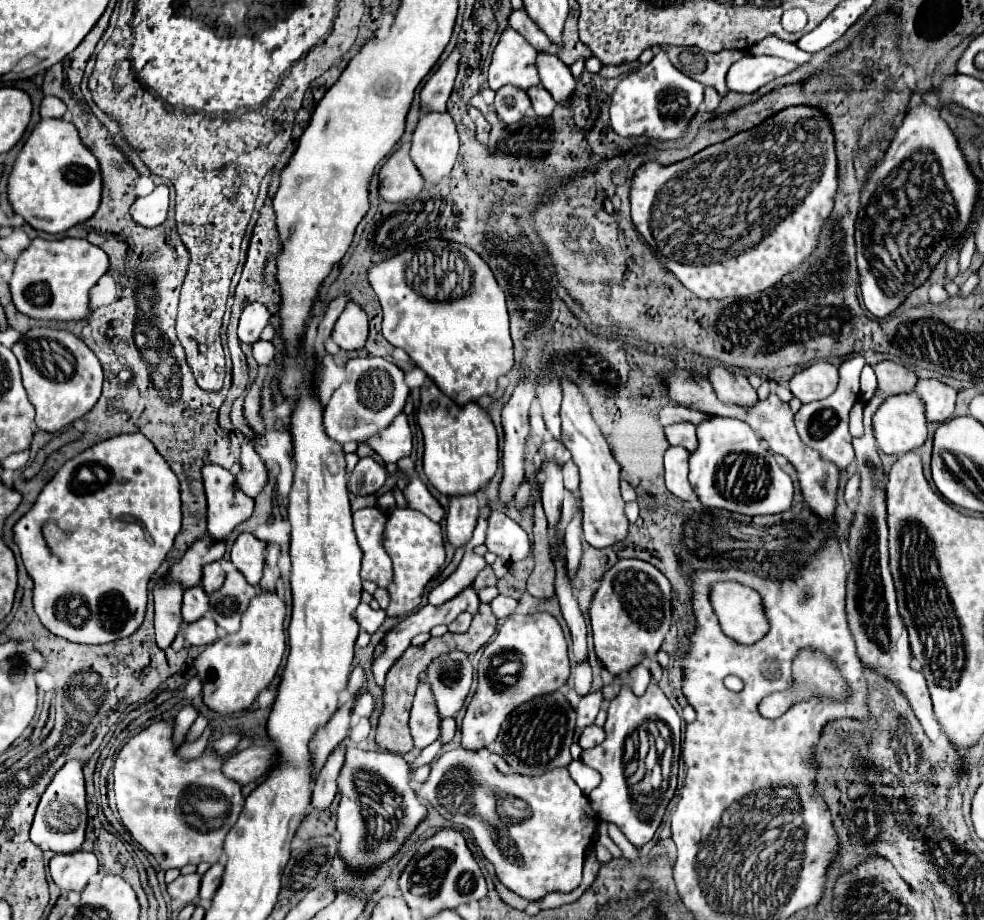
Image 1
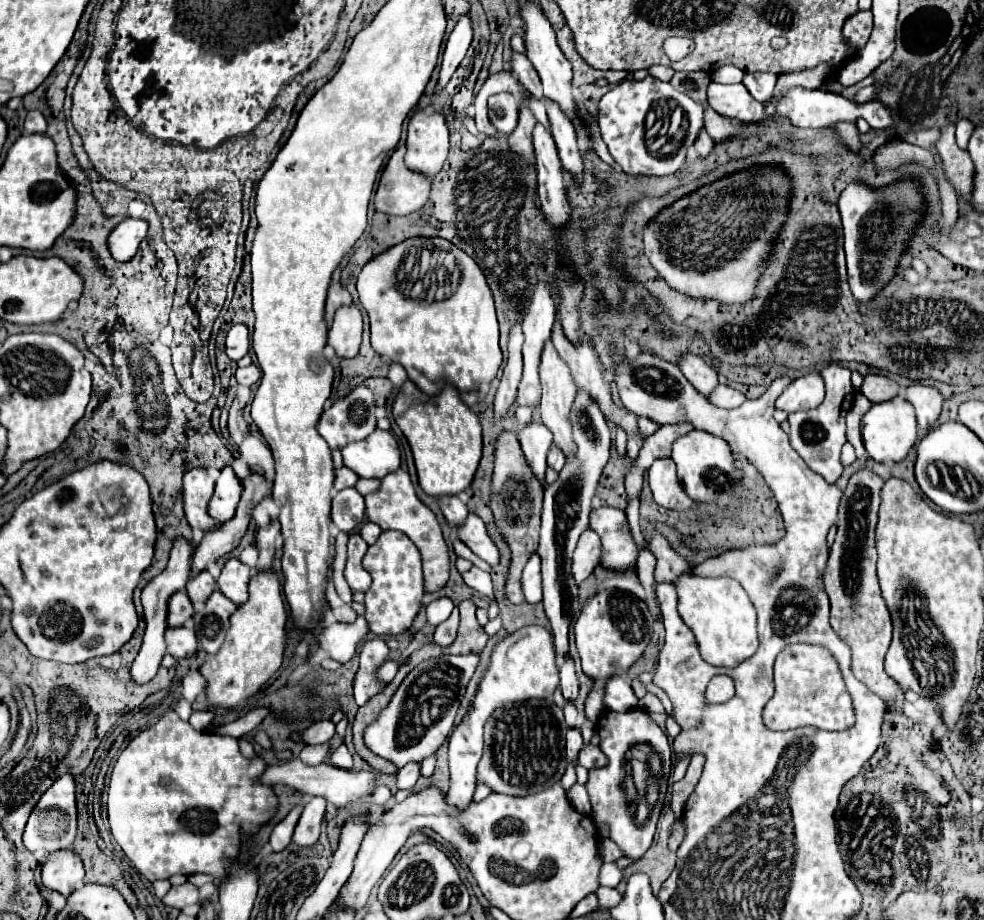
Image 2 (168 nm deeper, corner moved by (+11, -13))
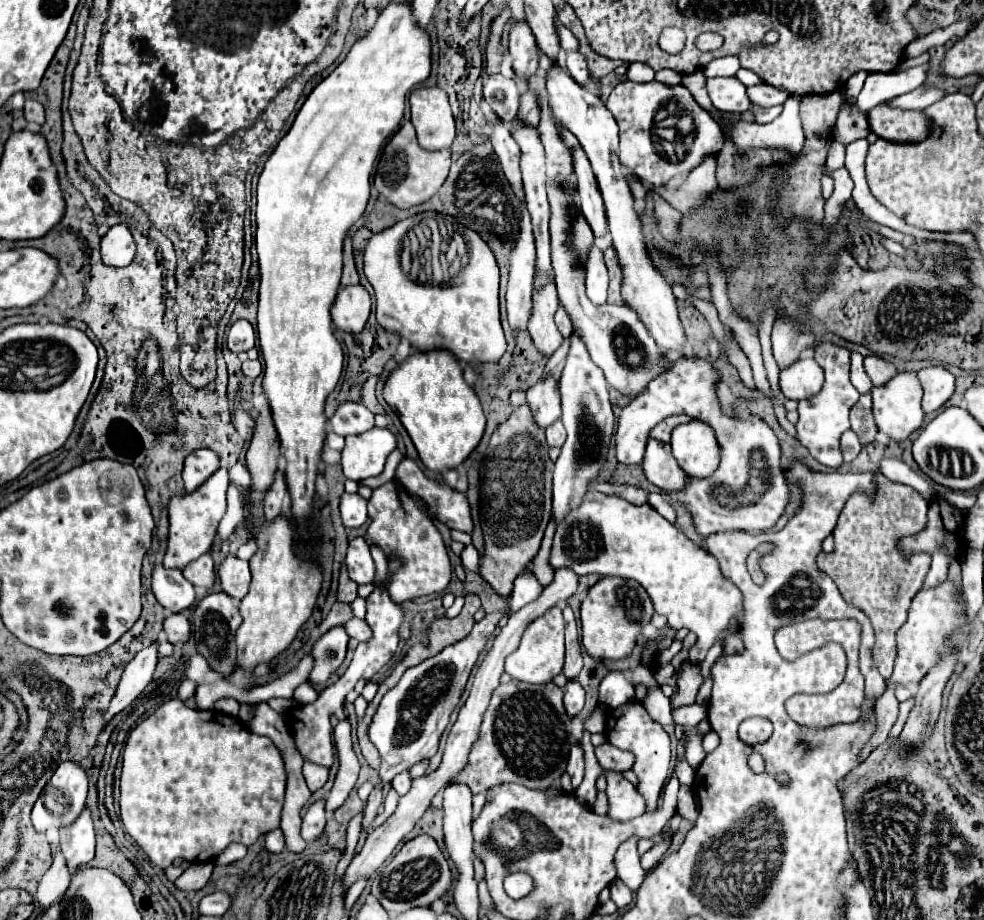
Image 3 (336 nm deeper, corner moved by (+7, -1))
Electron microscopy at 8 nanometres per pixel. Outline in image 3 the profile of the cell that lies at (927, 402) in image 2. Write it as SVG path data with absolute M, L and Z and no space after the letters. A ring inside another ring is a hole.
M934 366L934 368L922 368L916 372L922 390L924 390L924 398L922 398L922 410L926 414L936 412L940 406L944 406L944 402L952 396L954 392L954 376L942 368L942 366Z

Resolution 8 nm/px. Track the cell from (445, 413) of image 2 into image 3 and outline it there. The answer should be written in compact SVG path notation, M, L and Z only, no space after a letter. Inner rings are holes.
M432 350L430 354L414 352L386 380L384 400L396 410L422 464L432 472L458 468L482 440L486 418L480 400L464 382L458 360L444 350Z

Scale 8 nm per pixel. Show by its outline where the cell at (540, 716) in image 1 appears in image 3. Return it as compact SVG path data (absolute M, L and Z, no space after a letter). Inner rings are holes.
M502 674L500 686L494 690L490 706L482 720L482 734L478 742L472 746L466 768L462 770L462 774L458 774L458 778L454 778L454 782L468 784L474 794L504 782L516 782L532 790L550 788L554 780L564 774L568 764L568 752L570 752L570 718L564 710L562 690L552 682L534 686L534 684L518 682L508 674Z

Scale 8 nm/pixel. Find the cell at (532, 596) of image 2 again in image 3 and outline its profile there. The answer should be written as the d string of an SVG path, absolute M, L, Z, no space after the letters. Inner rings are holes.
M526 566L522 570L522 574L516 578L514 582L514 590L512 590L512 596L510 596L510 602L512 602L512 612L520 610L522 606L534 602L542 592L542 584L538 582L536 574L532 572L530 566Z

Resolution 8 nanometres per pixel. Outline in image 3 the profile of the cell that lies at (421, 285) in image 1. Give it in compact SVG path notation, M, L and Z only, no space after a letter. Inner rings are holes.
M429 211L422 213L422 216L412 216L406 218L380 234L374 234L364 250L364 274L368 282L374 288L376 294L376 320L378 324L402 338L406 338L414 350L420 352L430 352L434 348L438 350L450 350L460 362L466 364L488 364L488 362L498 362L502 354L506 352L506 340L504 332L500 326L500 314L498 314L498 266L494 260L492 250L488 244L470 228L464 228L464 250L458 250L458 256L454 260L446 258L444 252L444 240L434 244L432 232L426 234L426 242L412 242L410 232L412 230L430 230L430 222L426 218L435 218L437 212ZM408 236L408 246L410 246L410 272L402 270L402 242L406 242Z

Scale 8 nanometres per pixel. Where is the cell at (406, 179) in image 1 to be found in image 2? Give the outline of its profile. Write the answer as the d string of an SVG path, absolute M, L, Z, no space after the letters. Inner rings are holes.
M398 146L390 156L376 194L374 208L392 216L406 216L418 212L430 196L432 180L426 174L418 174L404 164L406 146Z

